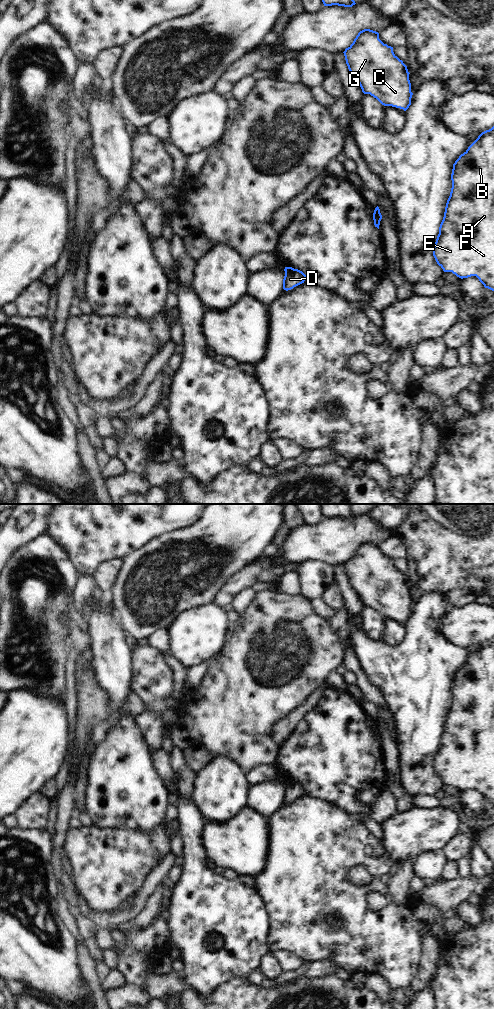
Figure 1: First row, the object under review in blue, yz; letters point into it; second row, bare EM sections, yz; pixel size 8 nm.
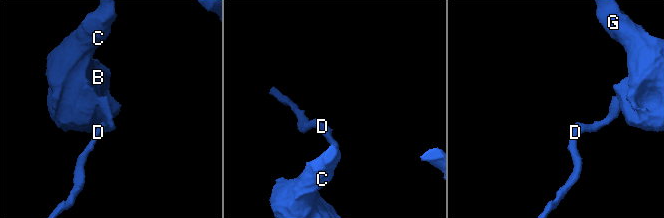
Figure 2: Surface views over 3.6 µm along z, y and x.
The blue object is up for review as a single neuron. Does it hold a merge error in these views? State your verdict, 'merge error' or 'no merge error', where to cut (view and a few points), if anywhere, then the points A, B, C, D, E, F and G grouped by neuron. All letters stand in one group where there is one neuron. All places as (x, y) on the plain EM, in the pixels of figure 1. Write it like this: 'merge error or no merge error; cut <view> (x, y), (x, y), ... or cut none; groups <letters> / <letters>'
merge error; cut yz (374, 723), (380, 732); groups A B C E F G / D

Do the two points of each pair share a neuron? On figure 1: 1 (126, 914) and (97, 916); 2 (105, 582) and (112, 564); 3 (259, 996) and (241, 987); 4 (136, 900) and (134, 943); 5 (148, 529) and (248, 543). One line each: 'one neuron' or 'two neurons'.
1: one neuron
2: one neuron
3: one neuron
4: two neurons
5: two neurons

